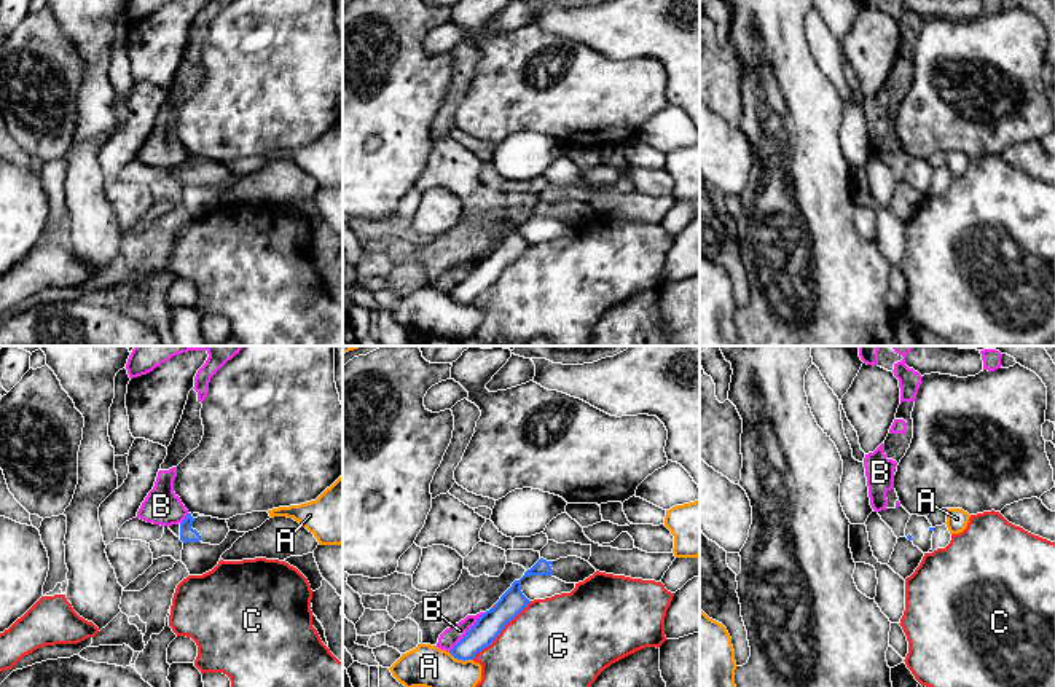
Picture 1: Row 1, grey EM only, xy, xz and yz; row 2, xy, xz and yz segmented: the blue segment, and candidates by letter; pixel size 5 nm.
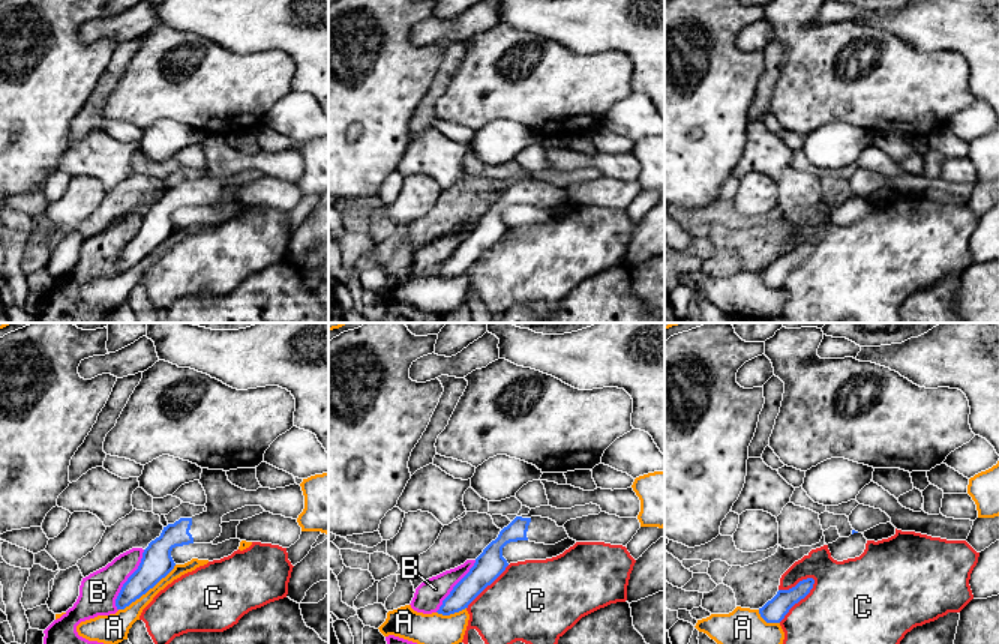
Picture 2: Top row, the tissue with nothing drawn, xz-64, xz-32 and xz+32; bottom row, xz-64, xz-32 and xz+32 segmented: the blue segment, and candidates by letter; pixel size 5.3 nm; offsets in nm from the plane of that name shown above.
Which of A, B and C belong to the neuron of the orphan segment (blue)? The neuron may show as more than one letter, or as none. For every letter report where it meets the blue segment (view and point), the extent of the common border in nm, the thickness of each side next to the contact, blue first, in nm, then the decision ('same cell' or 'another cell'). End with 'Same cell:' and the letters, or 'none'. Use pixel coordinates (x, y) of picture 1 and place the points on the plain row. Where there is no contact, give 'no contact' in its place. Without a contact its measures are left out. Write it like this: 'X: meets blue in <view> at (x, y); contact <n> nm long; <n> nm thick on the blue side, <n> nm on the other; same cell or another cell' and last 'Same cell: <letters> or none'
A: meets blue in xz at (461, 302); contact 130 nm long; 140 nm thick on the blue side, 220 nm on the other; another cell
B: meets blue in xz at (467, 274); contact 280 nm long; 140 nm thick on the blue side, 90 nm on the other; another cell
C: meets blue in xz at (501, 273); contact 420 nm long; 140 nm thick on the blue side, 460 nm on the other; another cell
Same cell: none

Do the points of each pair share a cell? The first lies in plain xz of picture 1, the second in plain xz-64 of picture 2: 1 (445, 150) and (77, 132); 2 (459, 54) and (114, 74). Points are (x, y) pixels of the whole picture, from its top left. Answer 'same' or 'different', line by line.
1: different
2: same

